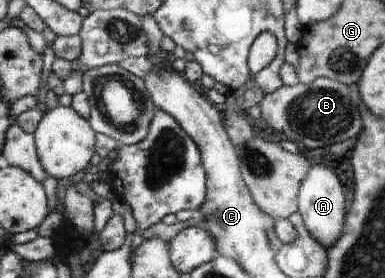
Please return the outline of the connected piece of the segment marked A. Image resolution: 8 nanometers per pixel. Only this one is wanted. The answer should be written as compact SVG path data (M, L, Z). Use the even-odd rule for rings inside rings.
M319 162L318 165L314 165L314 168L310 168L308 176L300 186L299 212L310 236L326 251L340 240L340 234L343 233L343 226L346 224L344 202L346 200L344 200L342 184L338 182L336 174L324 168L324 165L319 165Z

